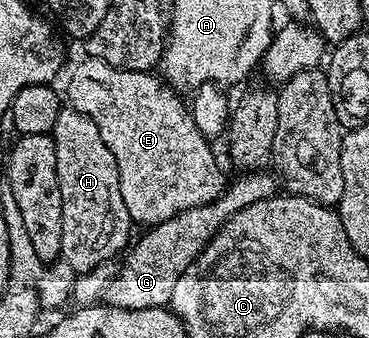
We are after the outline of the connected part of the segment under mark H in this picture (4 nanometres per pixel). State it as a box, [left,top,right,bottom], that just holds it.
[52,106,132,274]

